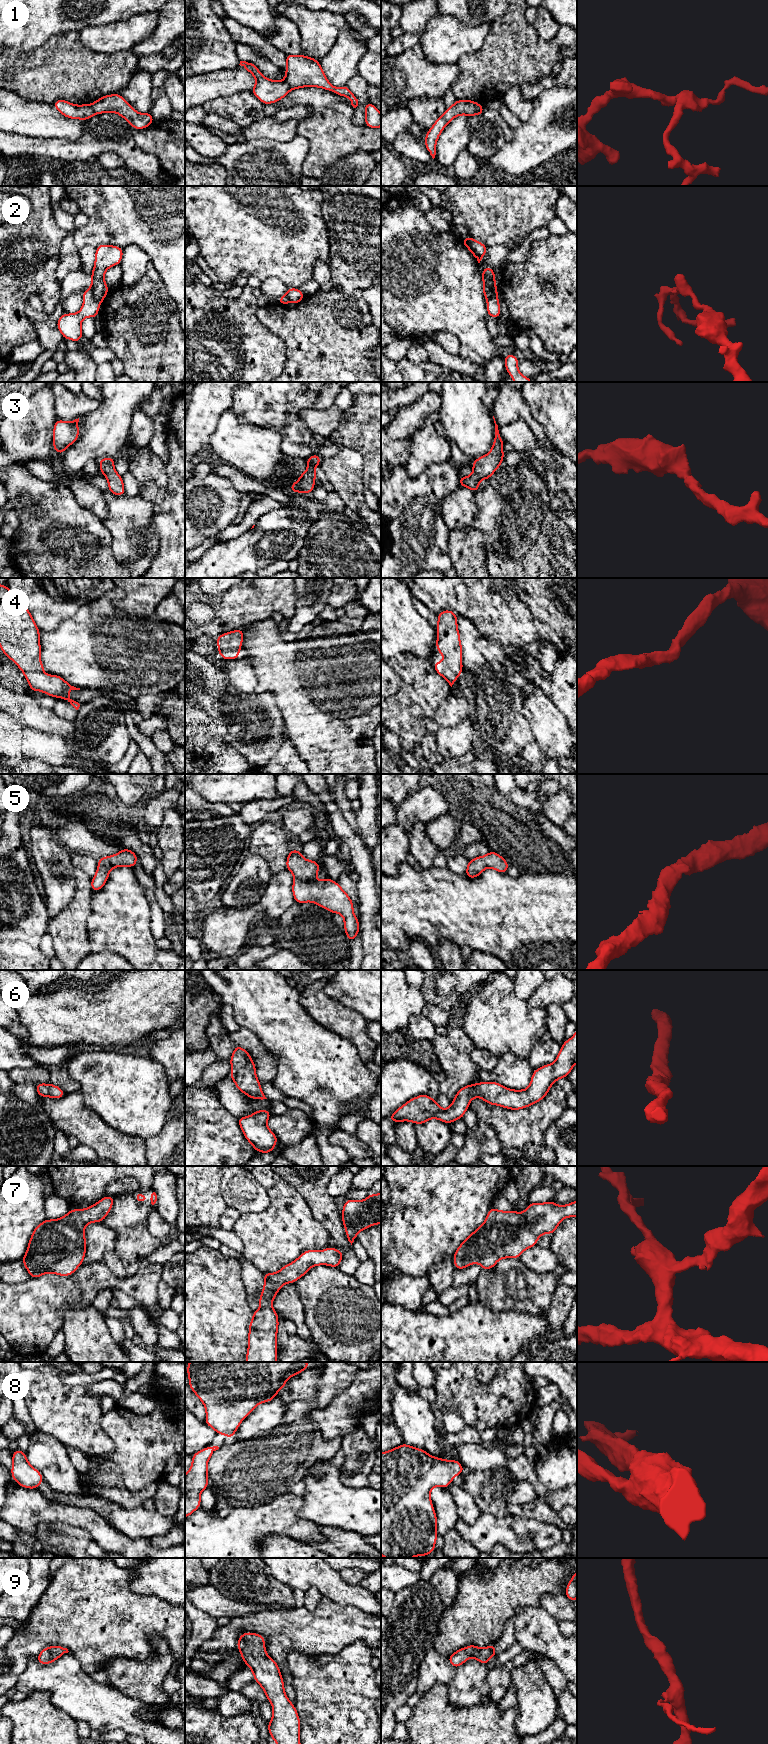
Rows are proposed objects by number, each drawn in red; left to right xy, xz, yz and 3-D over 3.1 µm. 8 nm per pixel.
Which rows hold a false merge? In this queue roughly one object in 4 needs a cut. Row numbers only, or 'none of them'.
1, 2

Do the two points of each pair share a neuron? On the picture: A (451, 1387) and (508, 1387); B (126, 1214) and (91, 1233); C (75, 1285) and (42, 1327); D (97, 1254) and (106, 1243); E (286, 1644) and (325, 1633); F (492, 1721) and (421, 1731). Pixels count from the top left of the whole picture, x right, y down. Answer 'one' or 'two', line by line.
A: one
B: two
C: one
D: one
E: one
F: one

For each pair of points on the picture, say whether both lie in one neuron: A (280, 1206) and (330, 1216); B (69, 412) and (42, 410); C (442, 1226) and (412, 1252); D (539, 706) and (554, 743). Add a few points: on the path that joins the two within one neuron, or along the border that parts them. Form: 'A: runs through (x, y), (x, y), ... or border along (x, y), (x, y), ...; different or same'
A: border along (299, 1192), (312, 1215), (327, 1230); different
B: border along (51, 392), (54, 398), (54, 411), (57, 418); different
C: runs through (435, 1229), (419, 1245); same
D: runs through (542, 715), (553, 734); same

